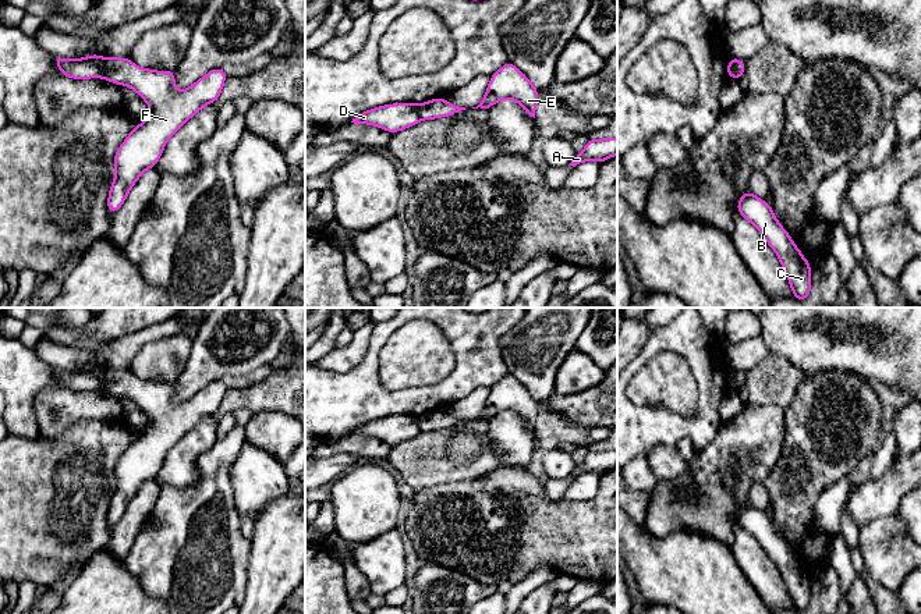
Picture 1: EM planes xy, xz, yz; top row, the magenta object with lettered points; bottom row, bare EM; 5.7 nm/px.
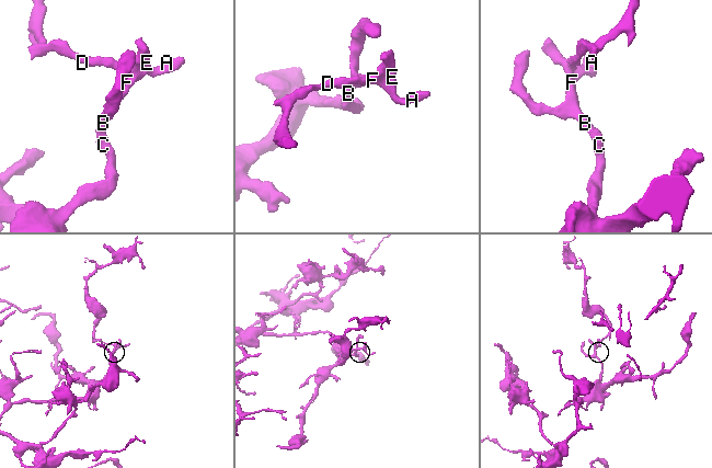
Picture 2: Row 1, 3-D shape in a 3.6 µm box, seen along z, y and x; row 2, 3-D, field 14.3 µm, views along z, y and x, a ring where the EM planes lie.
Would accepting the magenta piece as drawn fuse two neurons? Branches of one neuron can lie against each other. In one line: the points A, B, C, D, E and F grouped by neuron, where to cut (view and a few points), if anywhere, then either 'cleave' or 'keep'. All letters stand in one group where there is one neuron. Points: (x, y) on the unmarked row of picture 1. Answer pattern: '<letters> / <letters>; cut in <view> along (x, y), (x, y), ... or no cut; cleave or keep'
A B C E F / D; cut in xy along (106, 371), (103, 389); cleave

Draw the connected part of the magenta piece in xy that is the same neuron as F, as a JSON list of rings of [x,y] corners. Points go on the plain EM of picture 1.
[[[128,369],[106,370],[105,390],[117,397],[132,400],[150,419],[146,432],[134,439],[114,468],[114,493],[109,503],[107,522],[114,526],[124,515],[139,487],[156,478],[169,450],[203,418],[215,415],[226,393],[224,380],[215,380],[185,402],[174,400],[176,383],[153,383],[135,377]]]

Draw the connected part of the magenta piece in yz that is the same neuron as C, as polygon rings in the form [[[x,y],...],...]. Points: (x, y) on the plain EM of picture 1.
[[[751,503],[737,514],[738,526],[751,533],[777,567],[797,613],[807,611],[811,603],[811,576],[801,567],[789,544],[779,536],[773,521]]]

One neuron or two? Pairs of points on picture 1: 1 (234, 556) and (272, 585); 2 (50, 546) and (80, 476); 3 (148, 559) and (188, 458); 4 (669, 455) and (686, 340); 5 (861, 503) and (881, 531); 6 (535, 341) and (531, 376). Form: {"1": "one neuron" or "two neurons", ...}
{"1": "two neurons", "2": "one neuron", "3": "two neurons", "4": "two neurons", "5": "two neurons", "6": "one neuron"}

